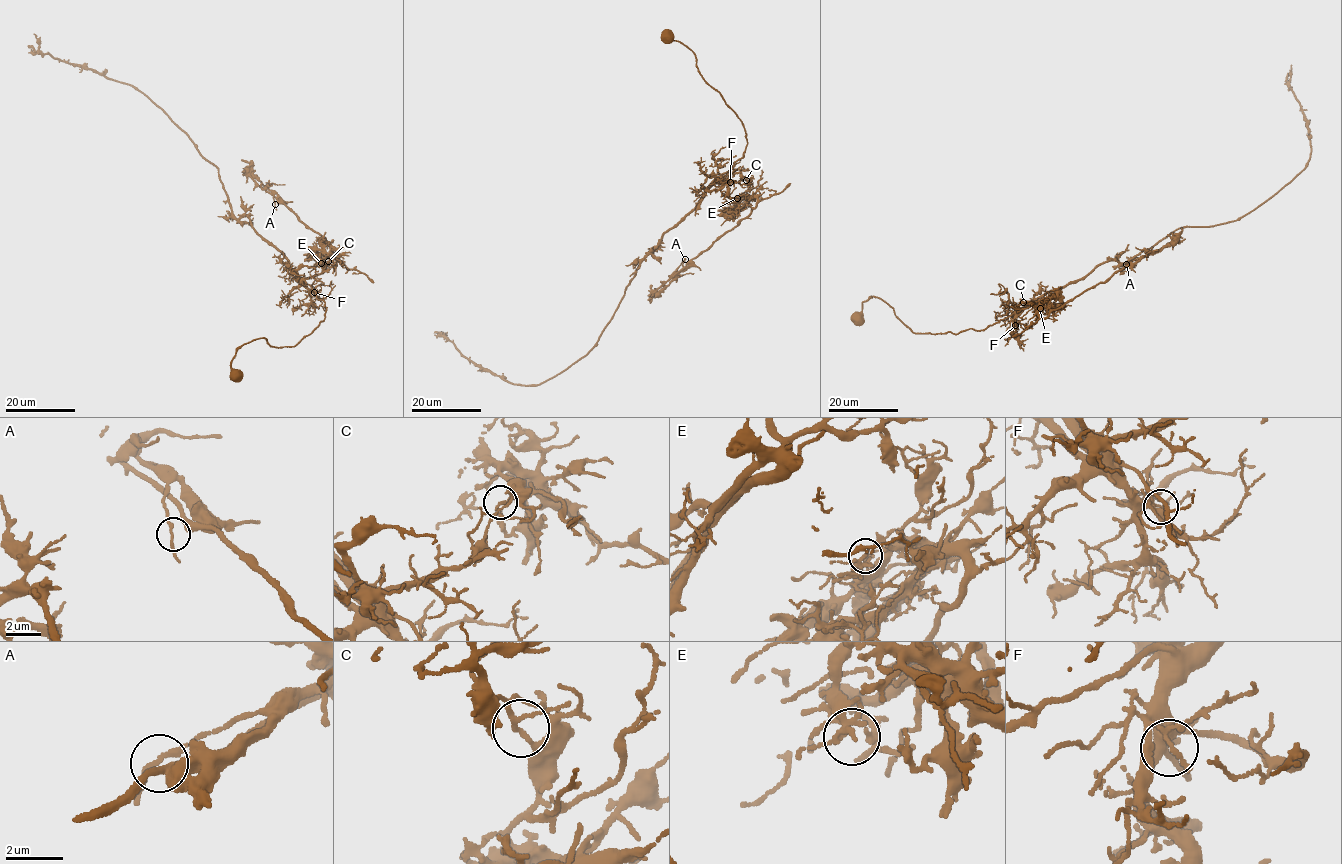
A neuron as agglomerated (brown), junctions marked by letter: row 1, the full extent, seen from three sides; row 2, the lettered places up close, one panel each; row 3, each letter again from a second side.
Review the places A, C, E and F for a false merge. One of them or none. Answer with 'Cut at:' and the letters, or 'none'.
Cut at: C

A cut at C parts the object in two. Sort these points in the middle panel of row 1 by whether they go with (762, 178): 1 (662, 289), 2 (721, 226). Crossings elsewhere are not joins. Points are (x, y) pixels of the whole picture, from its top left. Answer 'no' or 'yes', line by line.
1: yes
2: yes

